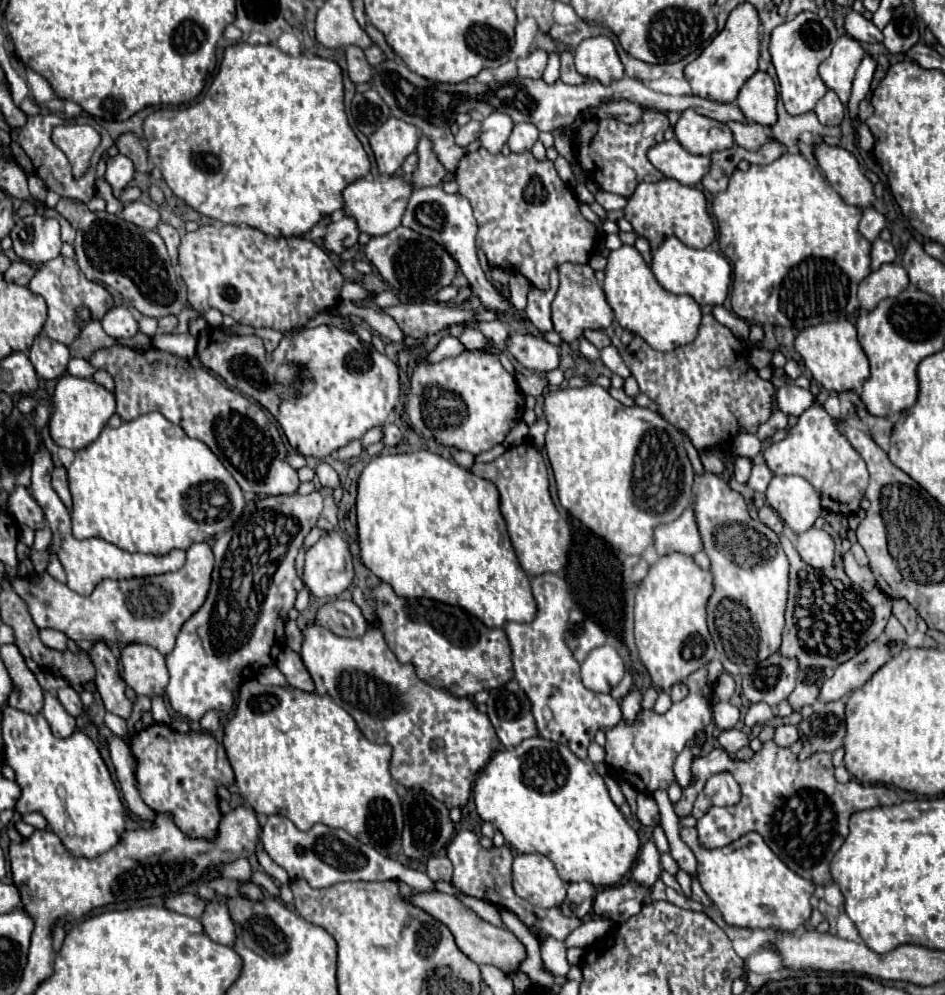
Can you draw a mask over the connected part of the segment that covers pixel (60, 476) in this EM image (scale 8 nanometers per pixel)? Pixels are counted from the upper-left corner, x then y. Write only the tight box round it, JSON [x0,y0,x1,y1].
[52,467,72,509]

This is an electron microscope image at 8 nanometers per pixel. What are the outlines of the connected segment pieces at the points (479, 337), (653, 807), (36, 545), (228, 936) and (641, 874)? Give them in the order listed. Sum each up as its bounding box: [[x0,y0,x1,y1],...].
[[460,329,484,351],[638,793,660,827],[31,526,52,551],[200,897,236,945],[632,841,662,887]]

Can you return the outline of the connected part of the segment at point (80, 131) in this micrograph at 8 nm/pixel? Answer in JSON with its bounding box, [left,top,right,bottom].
[52,125,100,179]

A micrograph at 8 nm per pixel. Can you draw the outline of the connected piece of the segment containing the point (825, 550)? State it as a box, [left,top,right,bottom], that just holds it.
[796,527,834,569]

